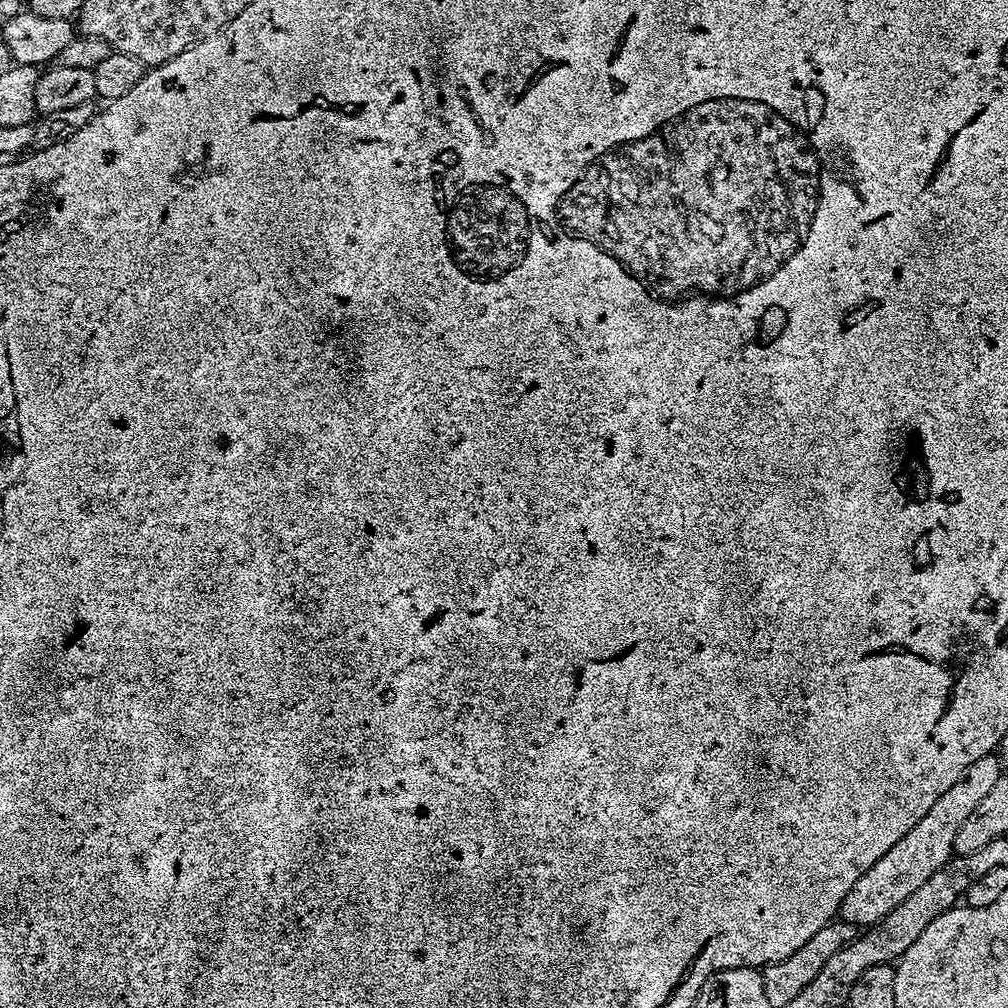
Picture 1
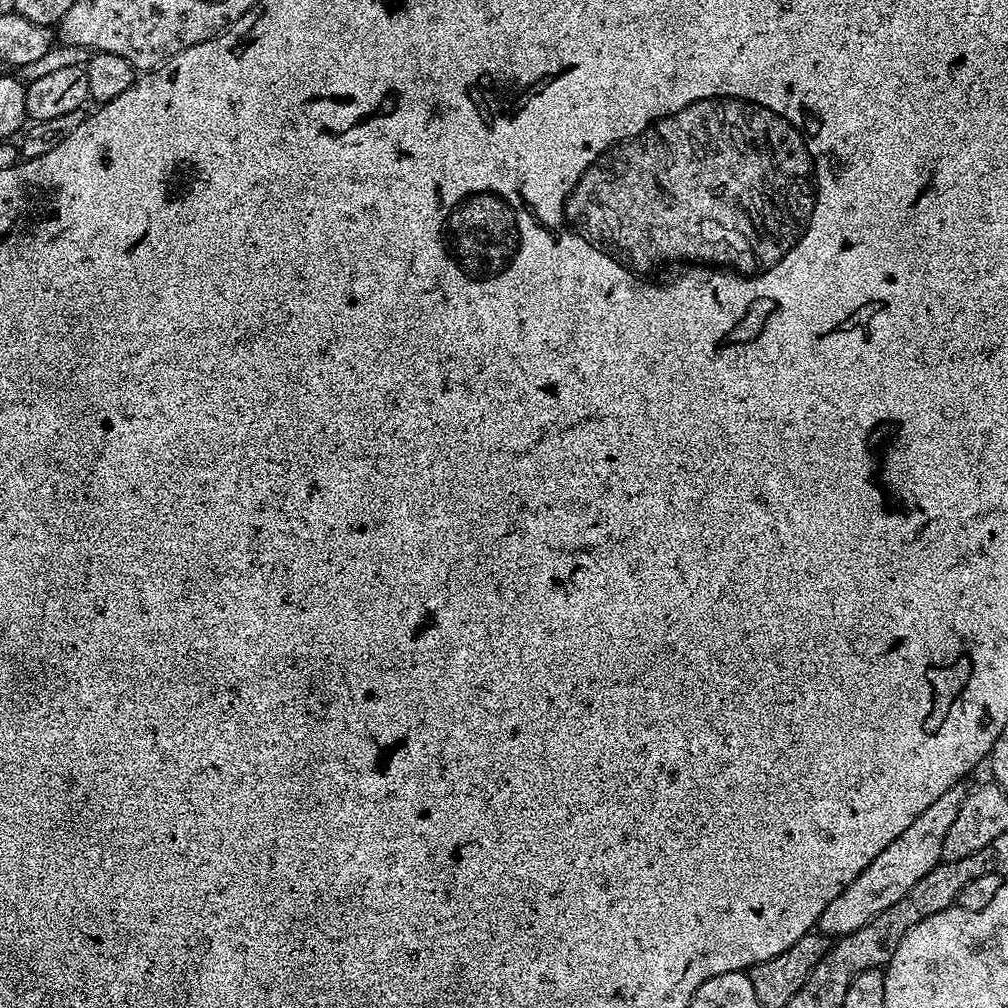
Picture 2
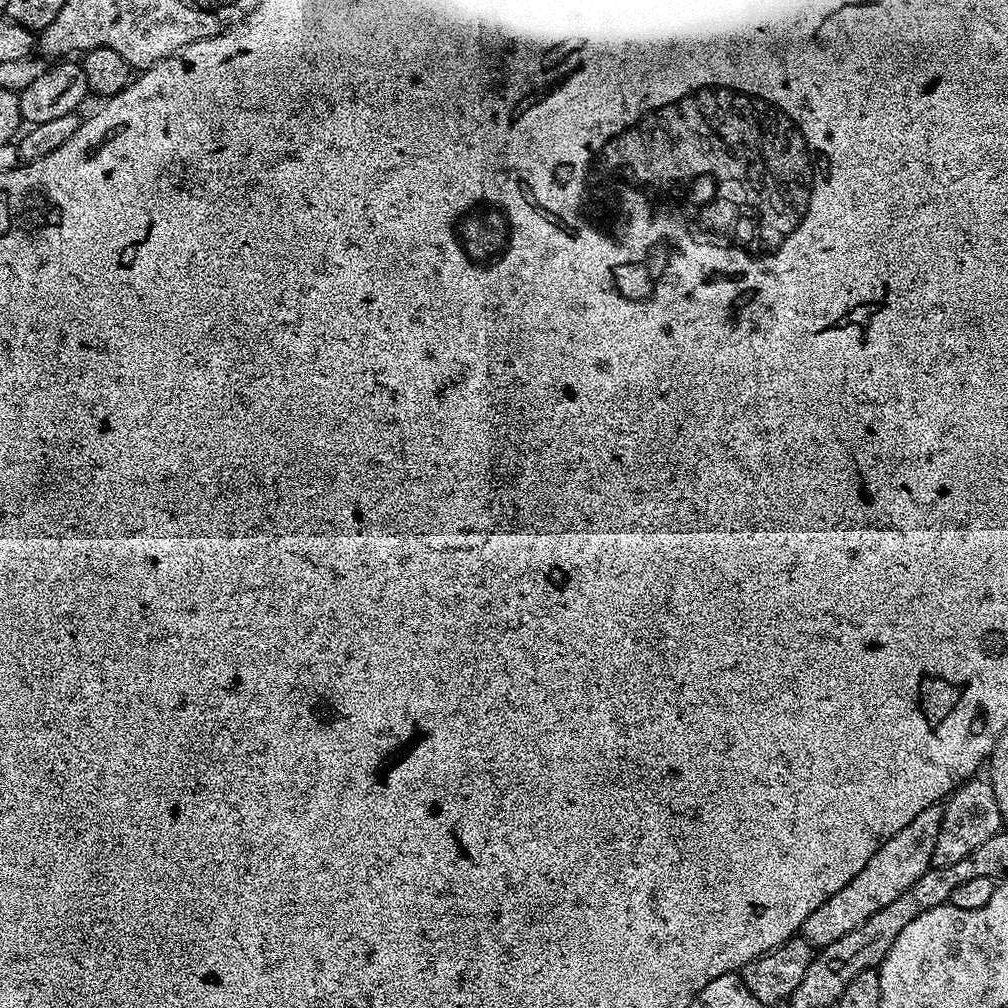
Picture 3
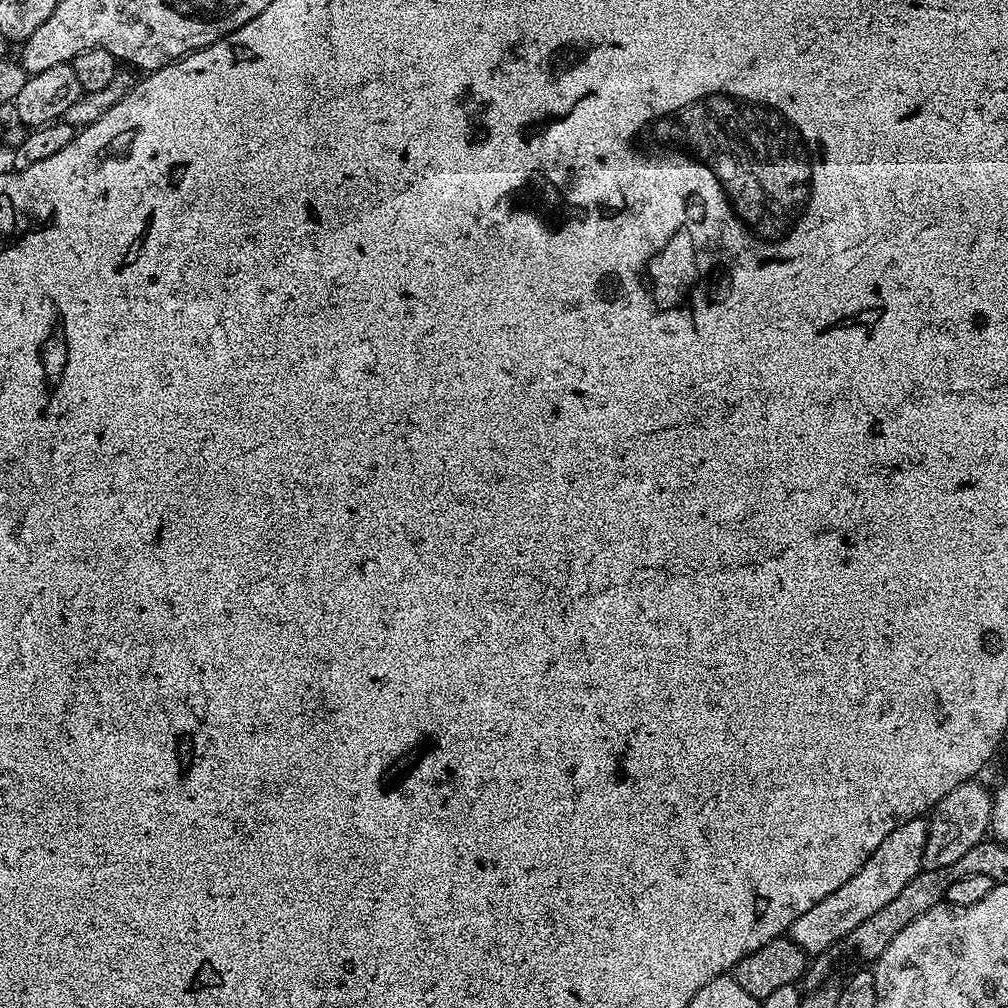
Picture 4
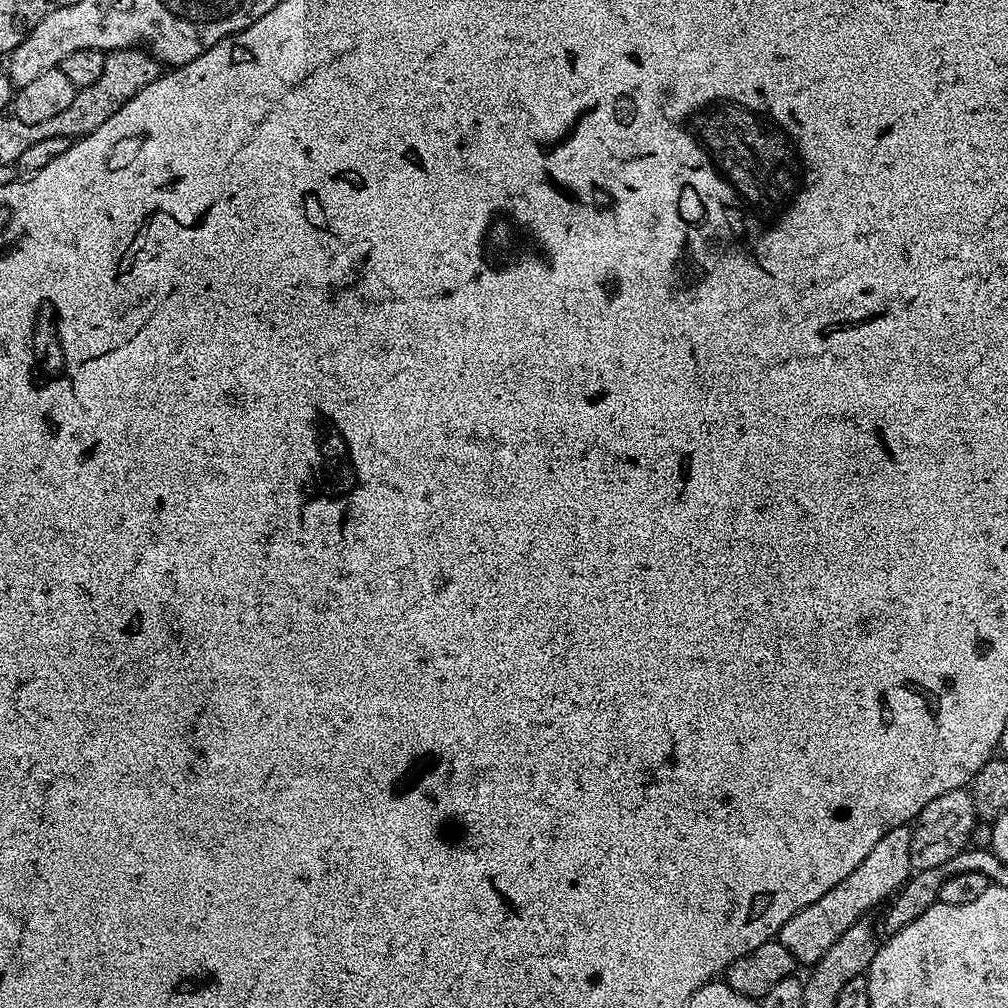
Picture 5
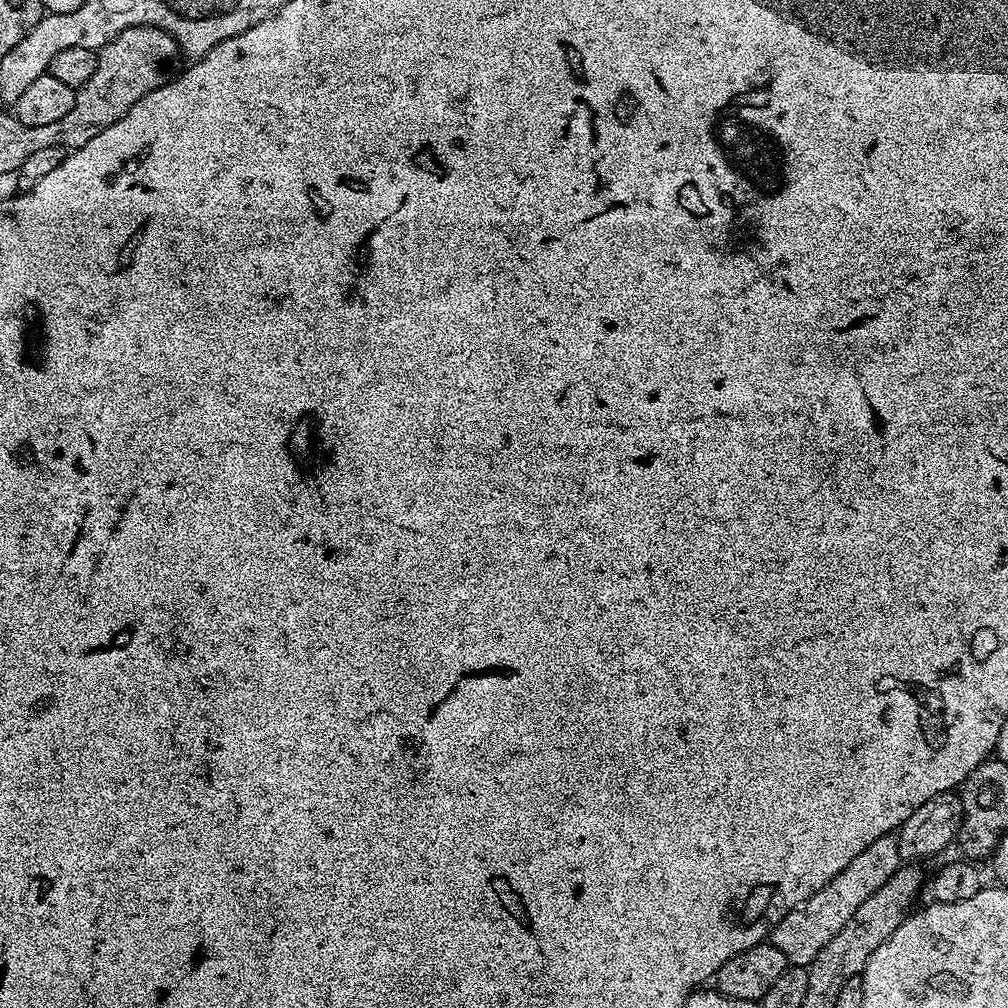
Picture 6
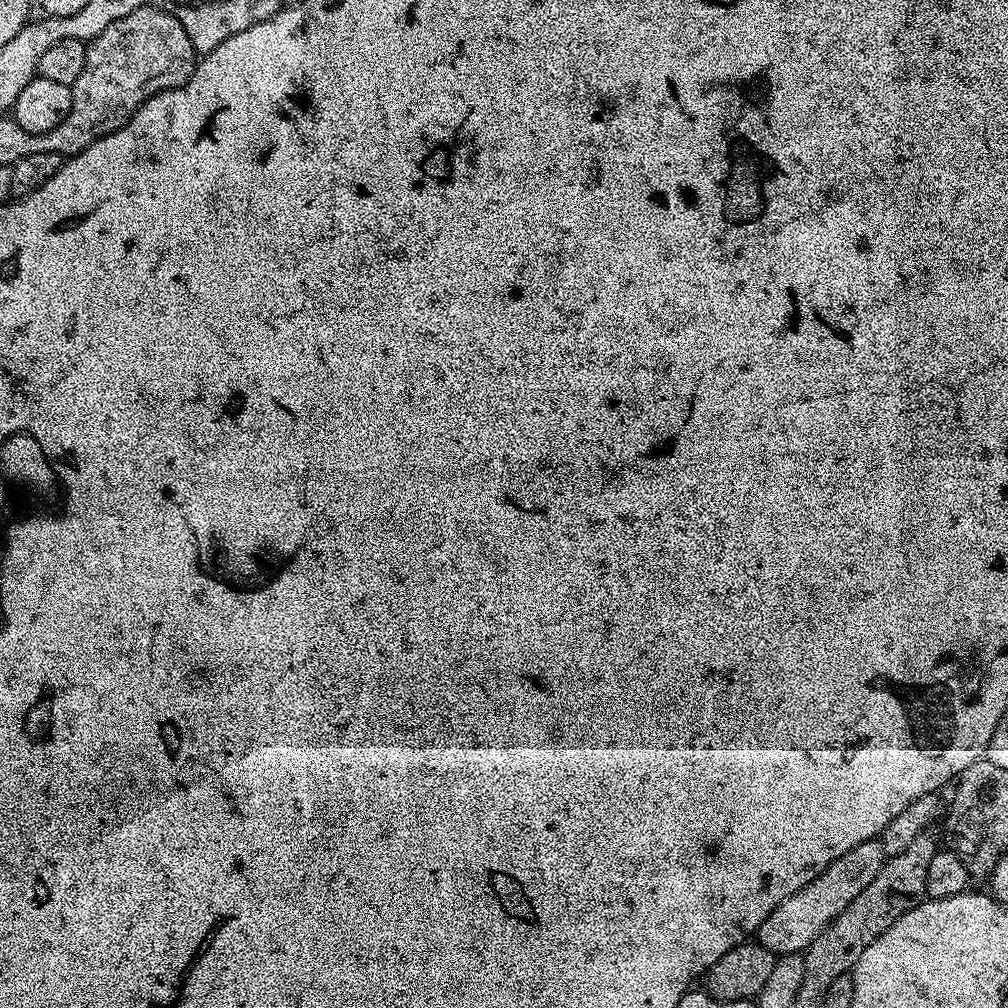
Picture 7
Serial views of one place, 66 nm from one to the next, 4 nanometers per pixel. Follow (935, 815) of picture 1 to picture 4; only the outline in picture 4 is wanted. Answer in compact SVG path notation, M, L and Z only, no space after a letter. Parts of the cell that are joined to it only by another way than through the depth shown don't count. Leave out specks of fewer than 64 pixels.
M924 818L911 820L898 826L898 830L890 833L886 842L882 842L882 846L878 846L878 850L874 850L874 854L870 854L870 858L864 863L862 870L858 870L858 874L854 874L854 878L850 878L850 882L838 886L838 890L834 890L834 894L822 898L822 902L818 902L818 906L810 906L810 910L806 910L806 914L802 914L802 918L793 920L790 939L812 958L839 945L841 938L850 934L850 930L854 930L854 926L862 926L862 922L866 922L866 918L870 918L870 914L882 910L882 906L886 906L886 902L891 902L906 887L906 882L910 882L910 878L914 878L920 873L927 833L928 821Z

